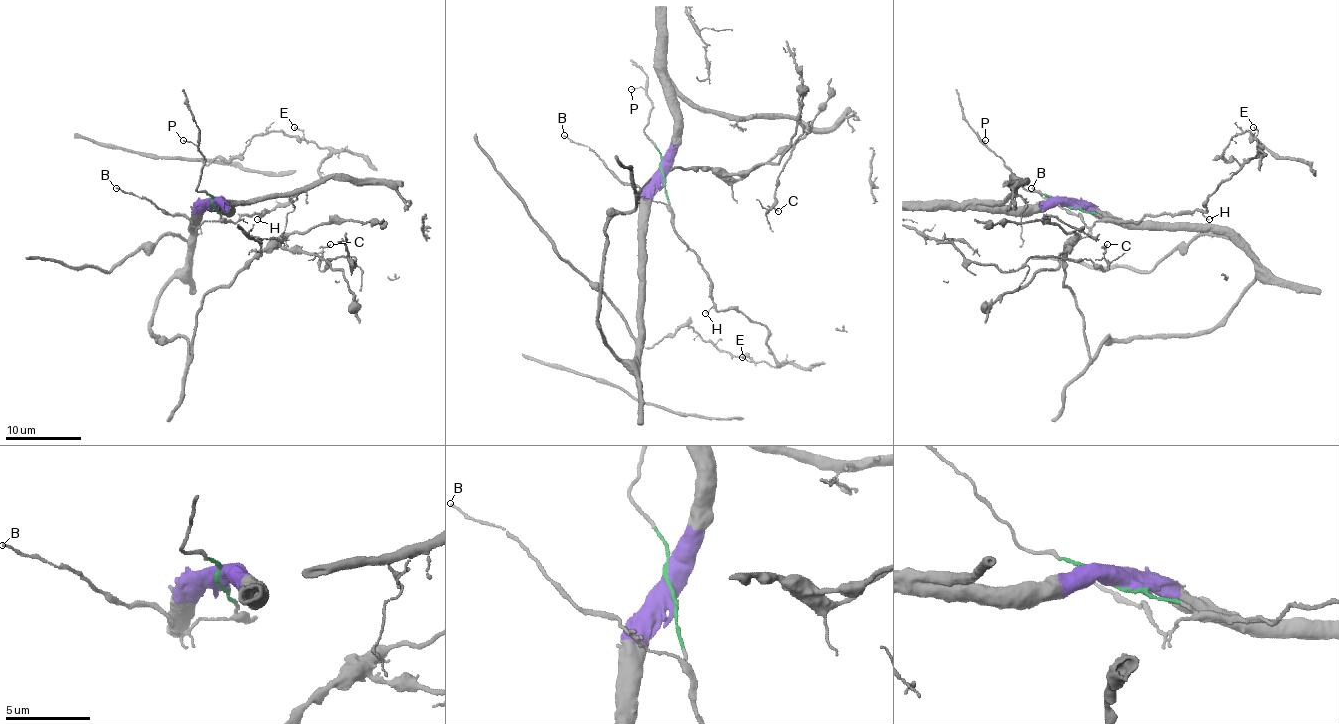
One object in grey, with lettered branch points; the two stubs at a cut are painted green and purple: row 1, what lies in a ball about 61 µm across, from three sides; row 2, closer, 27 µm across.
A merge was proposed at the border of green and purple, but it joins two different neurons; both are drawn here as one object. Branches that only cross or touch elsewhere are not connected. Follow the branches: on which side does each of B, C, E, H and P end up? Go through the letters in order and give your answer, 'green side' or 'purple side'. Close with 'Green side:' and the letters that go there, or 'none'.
B: green side
C: purple side
E: green side
H: green side
P: green side
Green side: B, E, H, P

